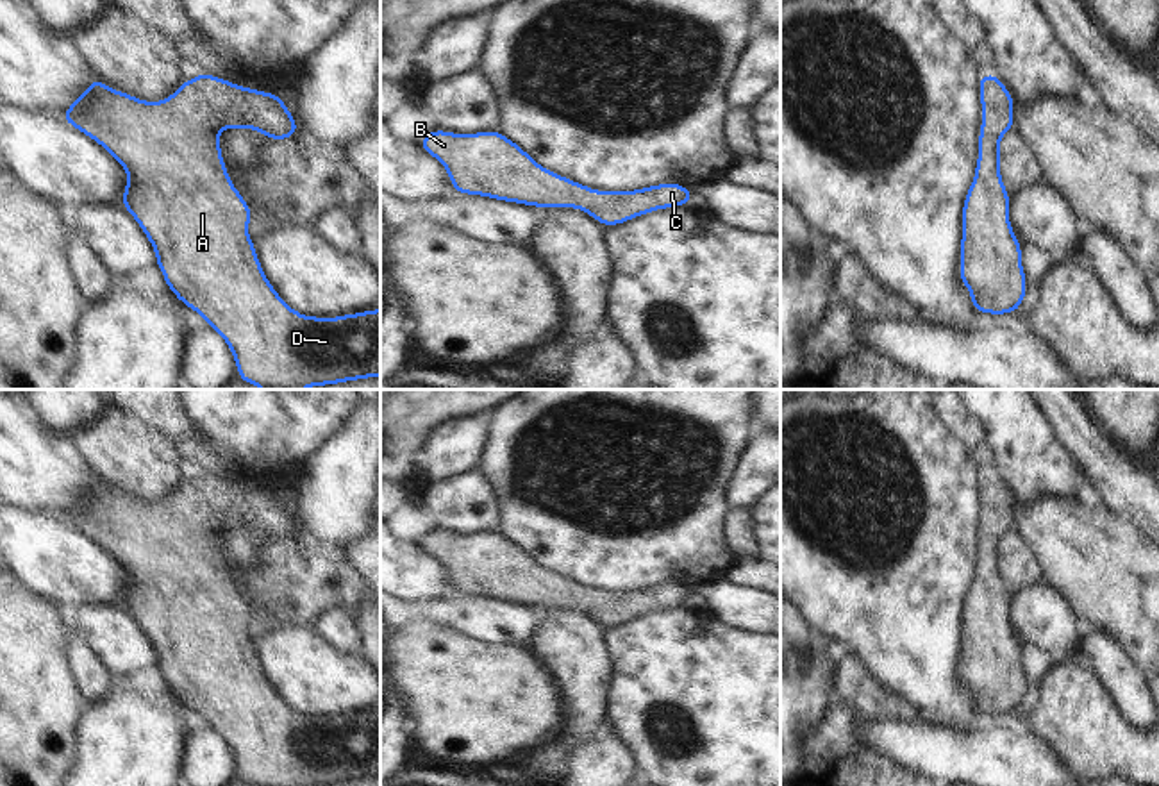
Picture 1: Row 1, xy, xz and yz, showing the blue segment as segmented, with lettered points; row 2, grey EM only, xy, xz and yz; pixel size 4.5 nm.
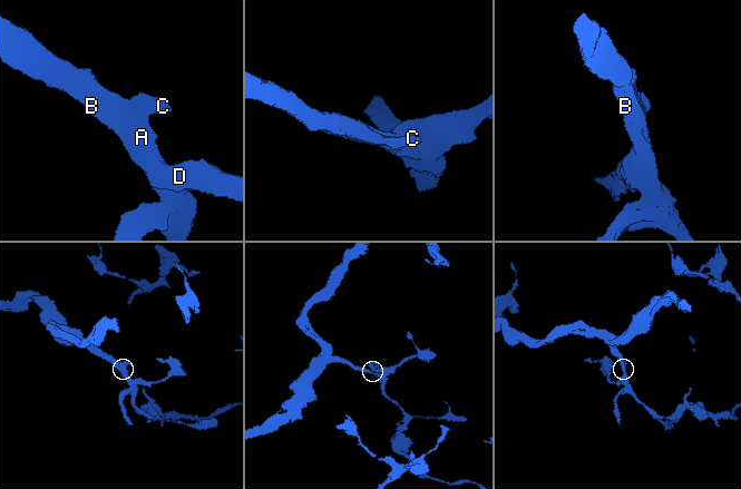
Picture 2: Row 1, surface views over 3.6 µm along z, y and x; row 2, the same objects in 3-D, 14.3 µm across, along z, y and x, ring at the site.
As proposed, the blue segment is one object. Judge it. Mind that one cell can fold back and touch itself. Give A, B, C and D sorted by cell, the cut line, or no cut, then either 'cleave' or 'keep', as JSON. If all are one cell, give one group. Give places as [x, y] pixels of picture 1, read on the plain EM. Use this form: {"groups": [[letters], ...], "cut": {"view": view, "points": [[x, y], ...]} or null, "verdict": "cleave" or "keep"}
{"groups": [["A", "B", "C", "D"]], "cut": null, "verdict": "keep"}

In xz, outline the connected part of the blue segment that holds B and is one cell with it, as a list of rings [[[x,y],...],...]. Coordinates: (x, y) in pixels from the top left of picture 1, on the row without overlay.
[[[430,531],[418,547],[446,570],[459,595],[500,602],[586,611],[605,629],[652,611],[693,604],[684,584],[654,584],[630,591],[596,591],[538,564],[520,545],[498,531],[454,534]]]

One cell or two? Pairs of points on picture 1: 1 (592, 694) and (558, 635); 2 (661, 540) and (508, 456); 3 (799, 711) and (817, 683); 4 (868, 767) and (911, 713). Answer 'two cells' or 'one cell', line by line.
1: one cell
2: one cell
3: one cell
4: two cells

